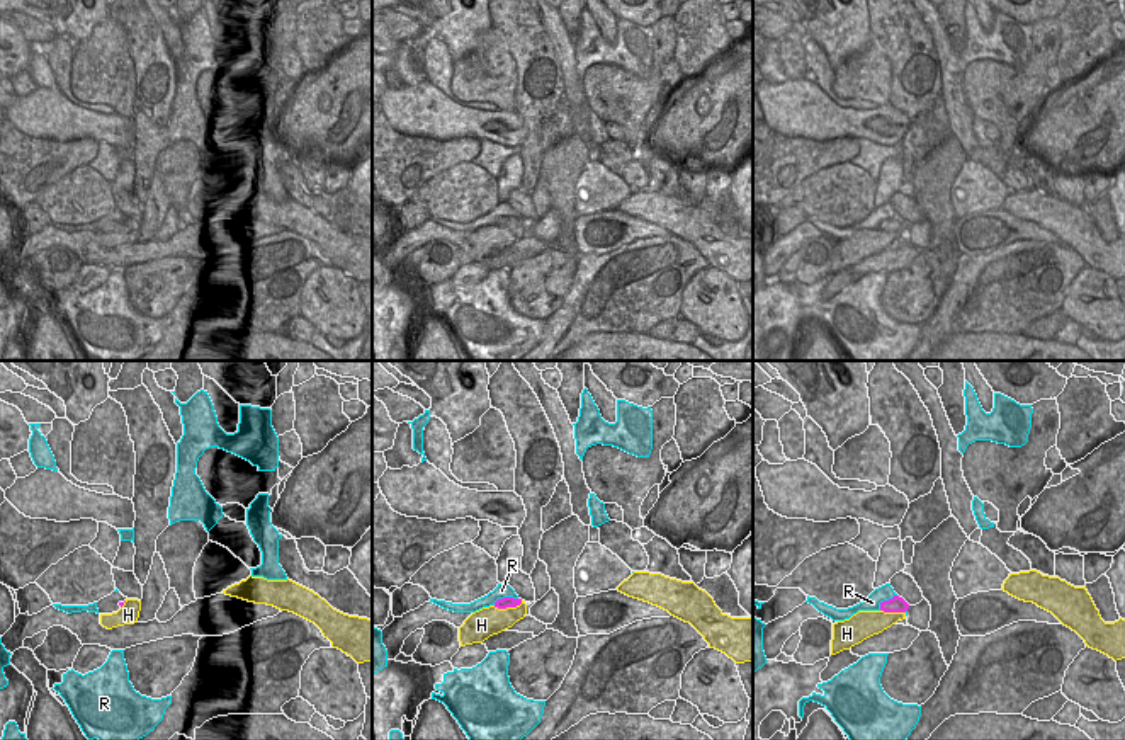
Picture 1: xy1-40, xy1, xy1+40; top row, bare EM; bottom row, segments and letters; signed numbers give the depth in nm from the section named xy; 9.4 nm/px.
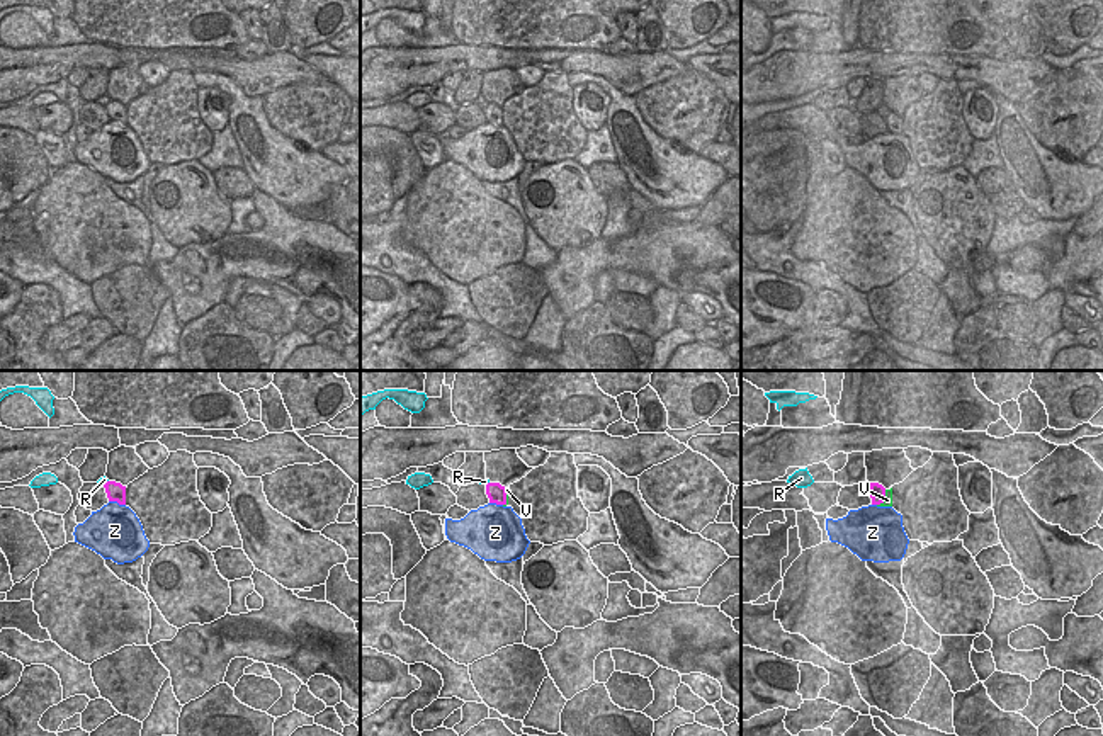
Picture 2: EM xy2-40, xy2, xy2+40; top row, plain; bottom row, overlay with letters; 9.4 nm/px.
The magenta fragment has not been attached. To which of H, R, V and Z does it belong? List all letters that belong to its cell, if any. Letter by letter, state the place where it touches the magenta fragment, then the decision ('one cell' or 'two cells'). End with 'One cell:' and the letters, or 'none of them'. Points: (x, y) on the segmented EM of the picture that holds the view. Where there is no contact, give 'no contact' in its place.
H: contact xy1 (507, 606); two cells
R: contact xy1 (505, 597); two cells
V: contact xy2+40 (882, 498); one cell
Z: contact xy2-40 (118, 502); two cells
One cell: V

